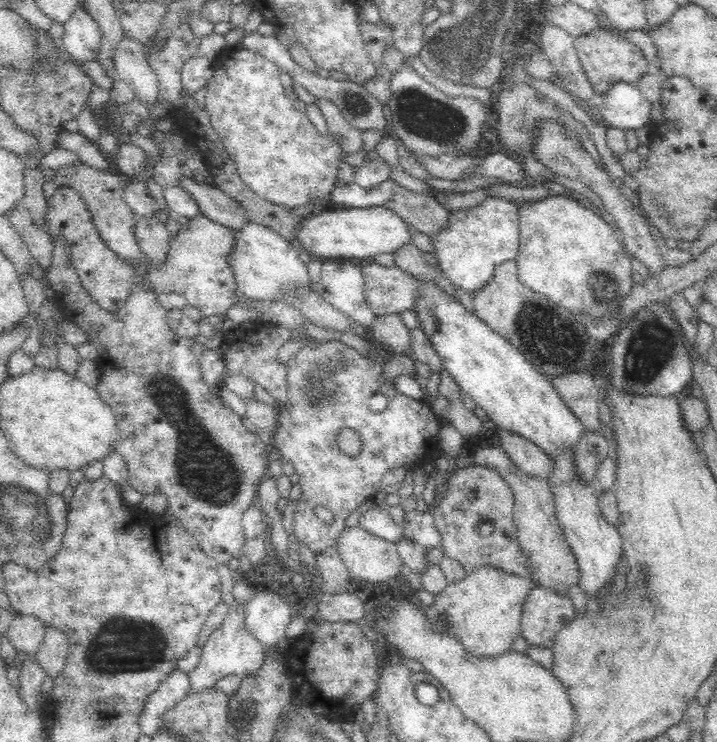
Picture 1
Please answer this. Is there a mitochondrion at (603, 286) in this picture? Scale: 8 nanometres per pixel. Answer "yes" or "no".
yes

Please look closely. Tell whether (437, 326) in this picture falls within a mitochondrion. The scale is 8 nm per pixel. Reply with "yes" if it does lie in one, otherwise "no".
no

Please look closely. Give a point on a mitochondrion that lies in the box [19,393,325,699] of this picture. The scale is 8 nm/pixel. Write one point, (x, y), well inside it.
(123, 646)

